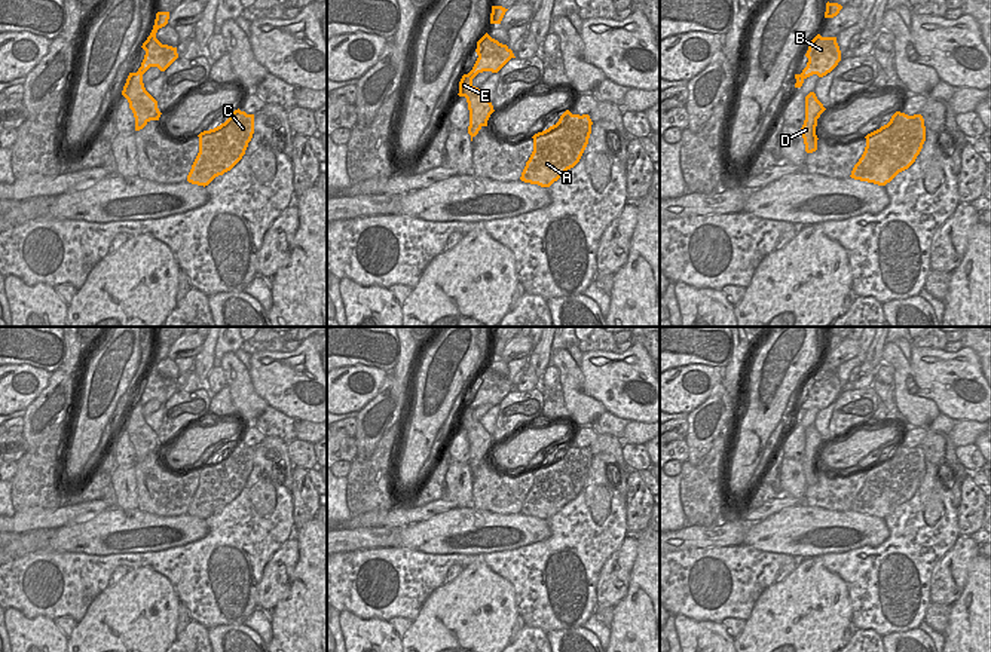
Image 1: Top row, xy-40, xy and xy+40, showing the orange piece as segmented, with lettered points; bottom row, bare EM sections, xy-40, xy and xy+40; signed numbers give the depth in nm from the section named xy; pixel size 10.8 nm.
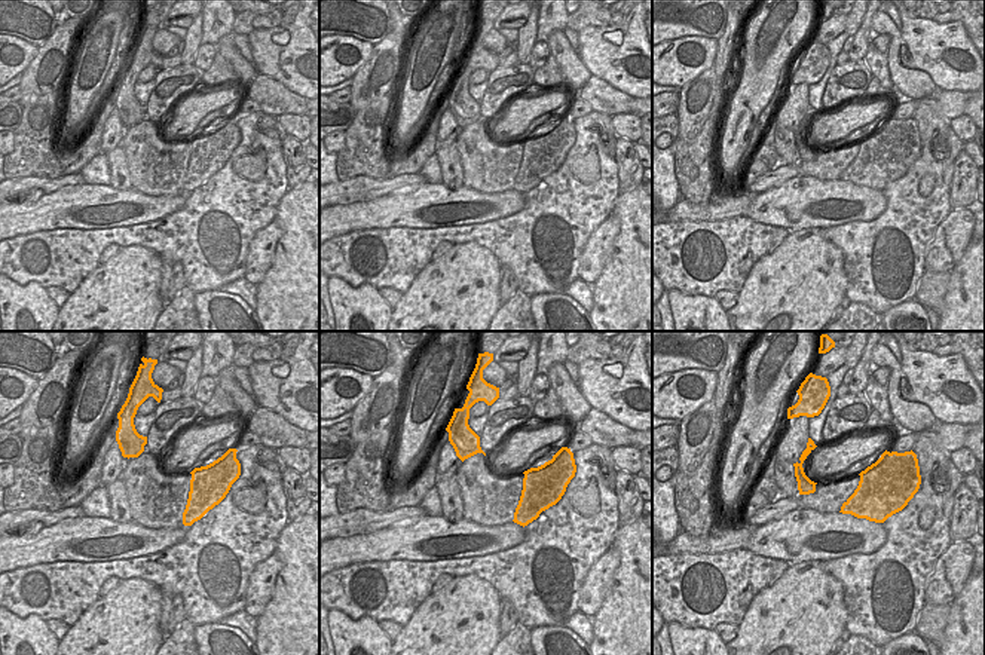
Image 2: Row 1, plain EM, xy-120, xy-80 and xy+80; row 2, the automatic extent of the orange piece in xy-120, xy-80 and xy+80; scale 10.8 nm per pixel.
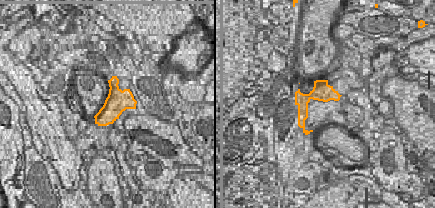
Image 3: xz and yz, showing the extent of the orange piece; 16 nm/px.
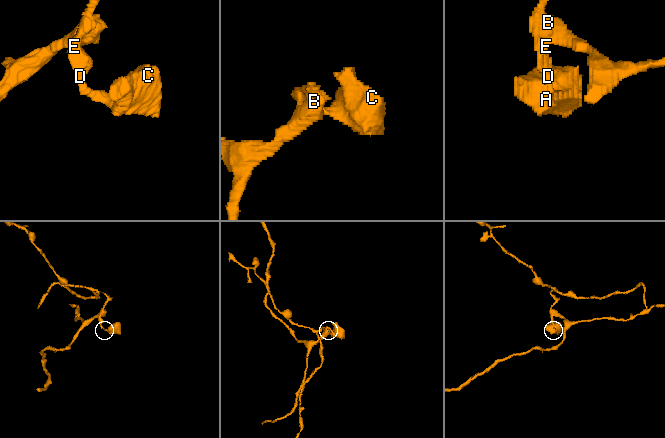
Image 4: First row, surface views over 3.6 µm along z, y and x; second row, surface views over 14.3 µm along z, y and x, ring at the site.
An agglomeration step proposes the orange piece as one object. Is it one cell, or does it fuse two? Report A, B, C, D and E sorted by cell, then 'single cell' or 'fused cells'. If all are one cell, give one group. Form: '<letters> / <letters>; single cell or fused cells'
A C D E / B; fused cells

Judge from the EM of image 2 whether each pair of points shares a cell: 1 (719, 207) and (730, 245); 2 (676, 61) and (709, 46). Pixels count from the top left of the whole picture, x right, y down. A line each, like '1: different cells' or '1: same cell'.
1: different cells
2: same cell

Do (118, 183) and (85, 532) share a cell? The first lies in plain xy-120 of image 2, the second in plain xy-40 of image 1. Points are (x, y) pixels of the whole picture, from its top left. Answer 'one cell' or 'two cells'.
two cells

